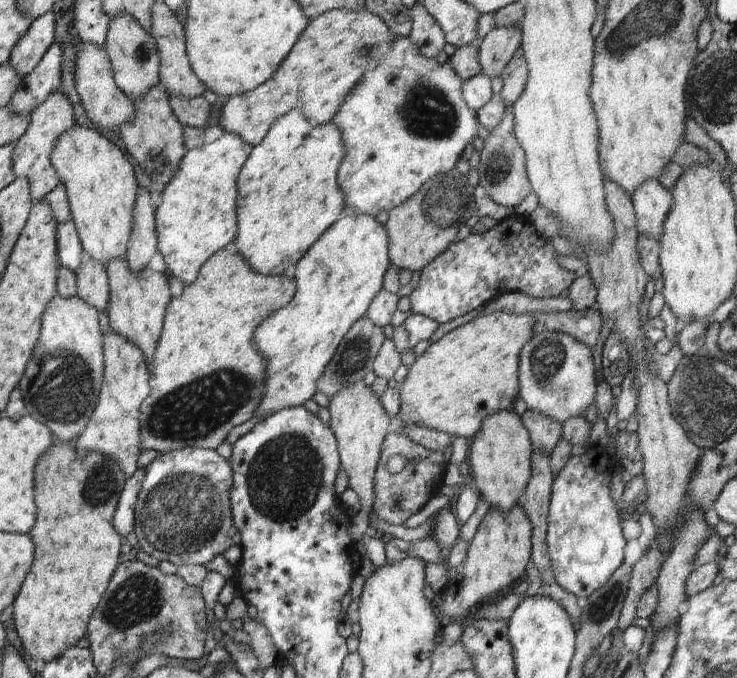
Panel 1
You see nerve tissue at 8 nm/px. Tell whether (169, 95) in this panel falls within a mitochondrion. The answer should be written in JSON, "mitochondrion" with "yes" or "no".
{"mitochondrion":"no"}

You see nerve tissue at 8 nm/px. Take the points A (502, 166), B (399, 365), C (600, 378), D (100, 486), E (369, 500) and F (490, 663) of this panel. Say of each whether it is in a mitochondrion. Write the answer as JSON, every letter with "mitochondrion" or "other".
{"A":"mitochondrion","B":"other","C":"other","D":"mitochondrion","E":"other","F":"mitochondrion"}

